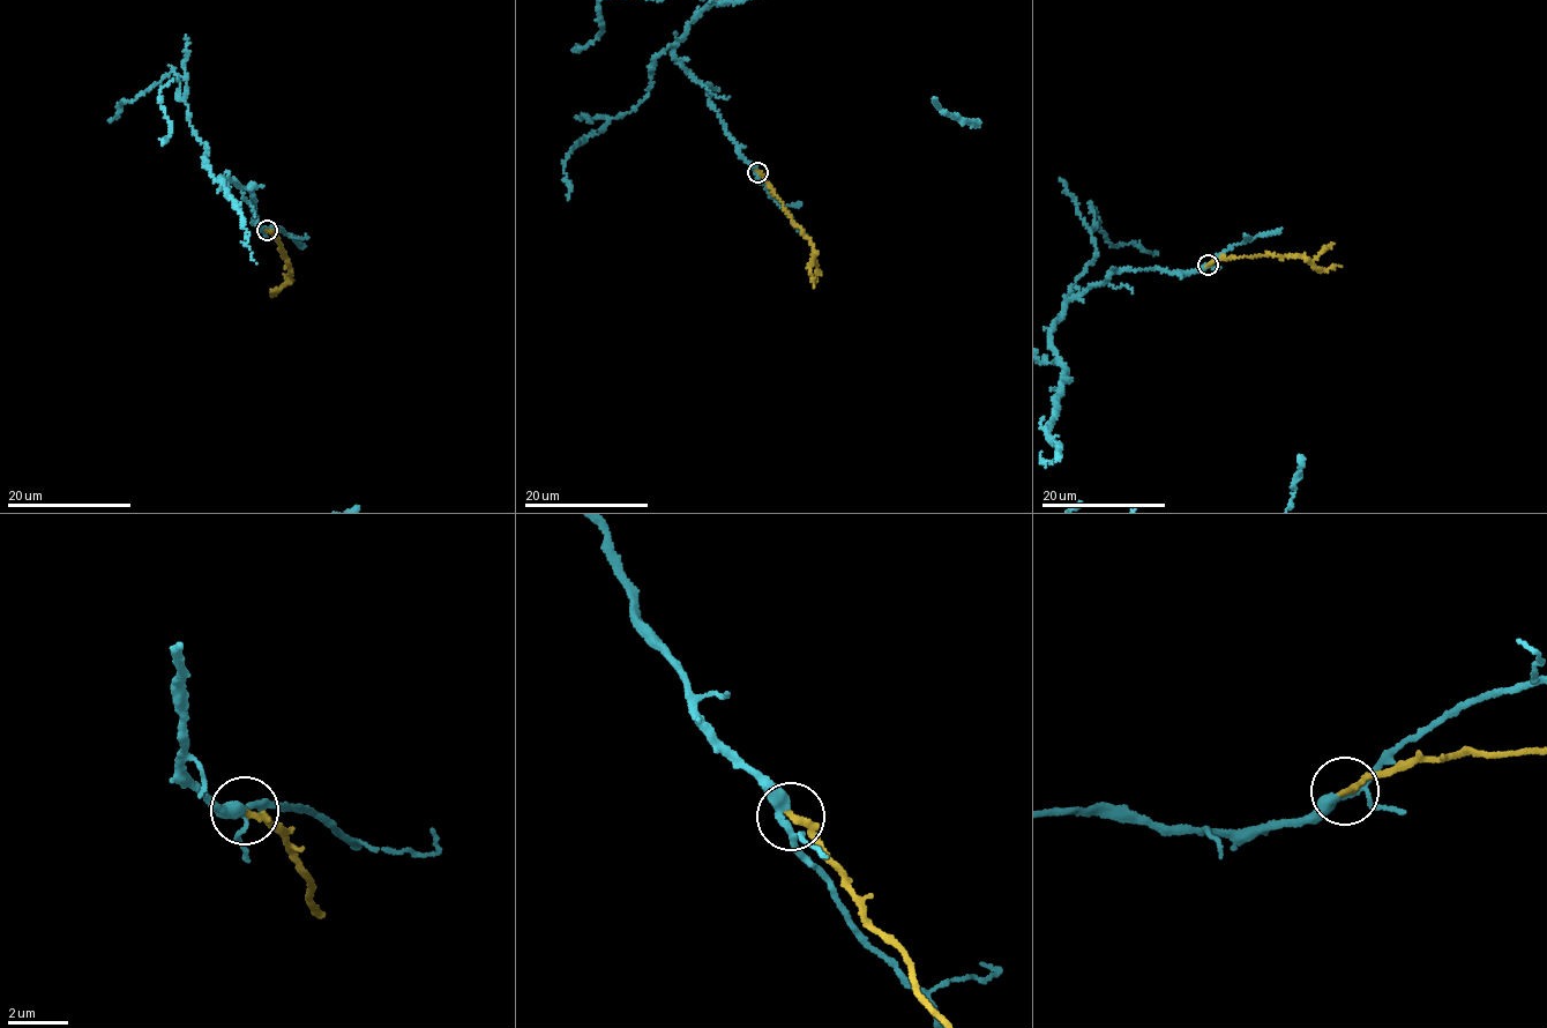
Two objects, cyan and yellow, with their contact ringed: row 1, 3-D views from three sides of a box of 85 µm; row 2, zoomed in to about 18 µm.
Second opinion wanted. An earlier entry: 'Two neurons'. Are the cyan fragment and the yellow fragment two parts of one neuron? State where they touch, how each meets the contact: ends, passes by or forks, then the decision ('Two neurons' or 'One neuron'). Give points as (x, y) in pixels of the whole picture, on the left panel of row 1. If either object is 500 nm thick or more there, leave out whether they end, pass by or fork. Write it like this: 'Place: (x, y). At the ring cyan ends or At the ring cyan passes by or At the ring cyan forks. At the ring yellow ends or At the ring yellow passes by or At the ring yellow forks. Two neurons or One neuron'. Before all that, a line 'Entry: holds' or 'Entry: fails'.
Entry: fails
Place: (267, 230). At the ring cyan passes by. At the ring yellow ends. One neuron

